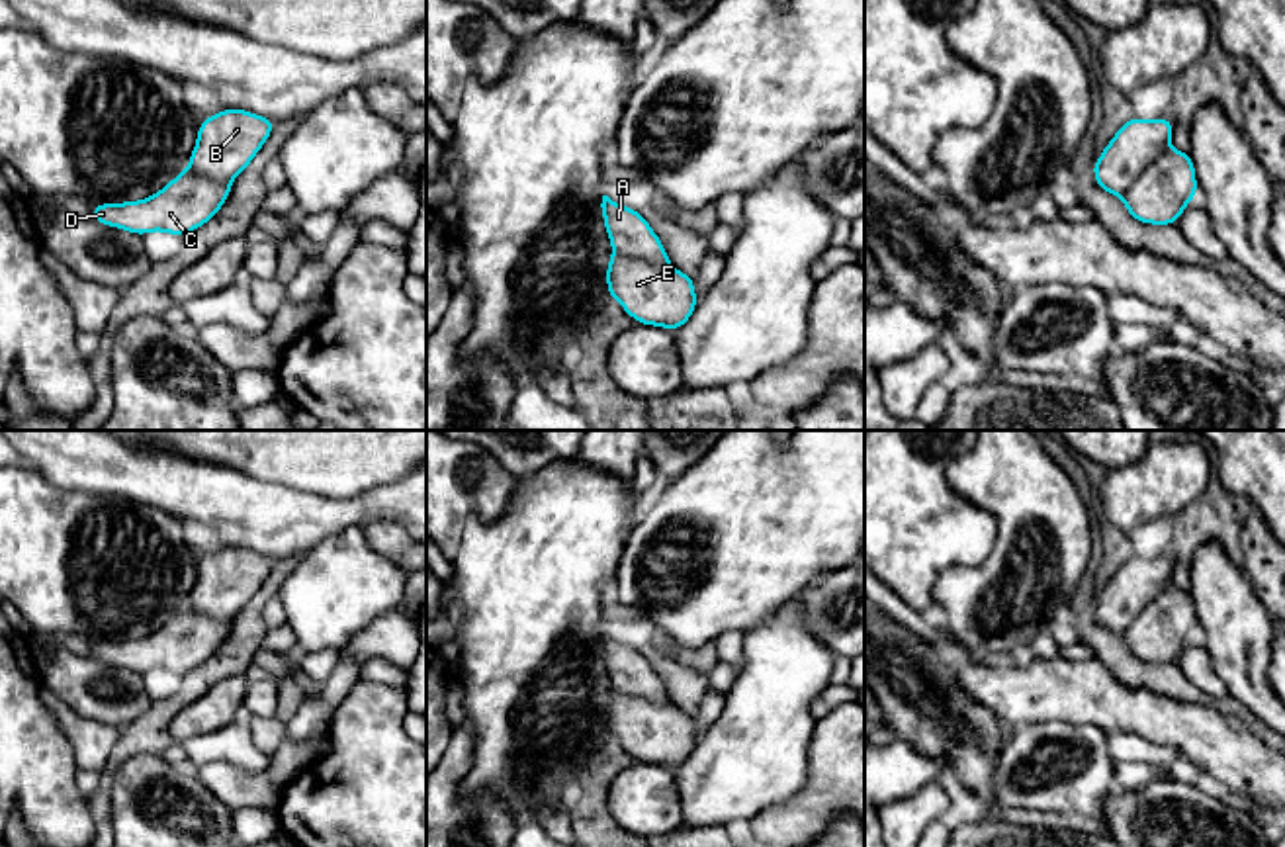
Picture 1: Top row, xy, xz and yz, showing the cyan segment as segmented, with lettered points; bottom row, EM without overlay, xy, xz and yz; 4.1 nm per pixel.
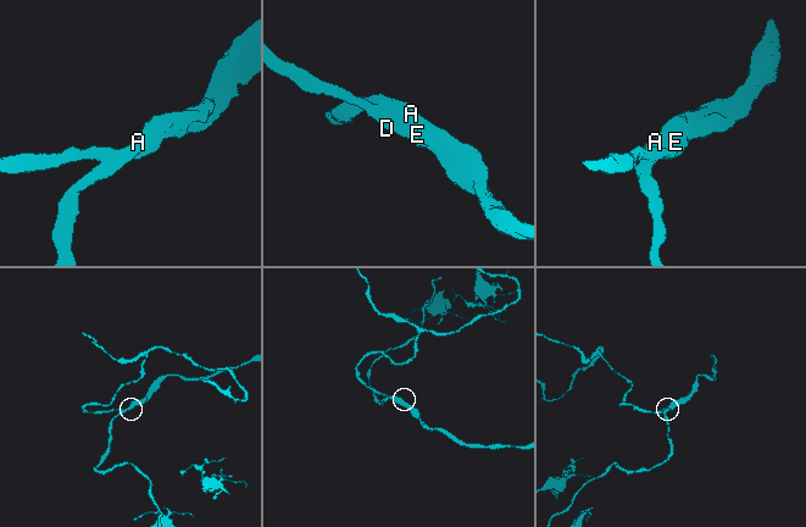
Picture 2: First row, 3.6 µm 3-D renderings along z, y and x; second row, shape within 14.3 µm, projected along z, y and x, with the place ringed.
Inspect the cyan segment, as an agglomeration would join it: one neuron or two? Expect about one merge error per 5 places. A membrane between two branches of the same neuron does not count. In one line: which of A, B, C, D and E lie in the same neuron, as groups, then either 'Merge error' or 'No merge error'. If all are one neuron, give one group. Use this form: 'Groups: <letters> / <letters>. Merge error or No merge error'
Groups: A B C D E. No merge error

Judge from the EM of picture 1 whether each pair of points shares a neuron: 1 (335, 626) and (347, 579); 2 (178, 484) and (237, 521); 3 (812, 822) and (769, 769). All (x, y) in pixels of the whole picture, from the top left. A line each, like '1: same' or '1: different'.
1: same
2: same
3: different

